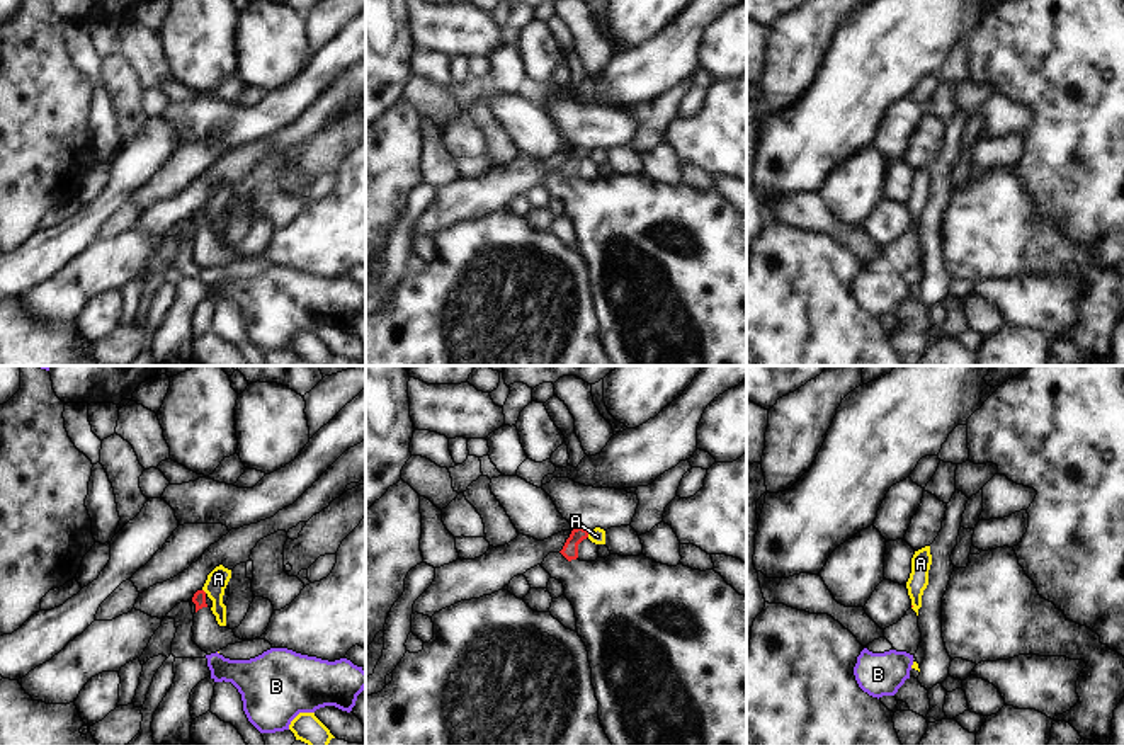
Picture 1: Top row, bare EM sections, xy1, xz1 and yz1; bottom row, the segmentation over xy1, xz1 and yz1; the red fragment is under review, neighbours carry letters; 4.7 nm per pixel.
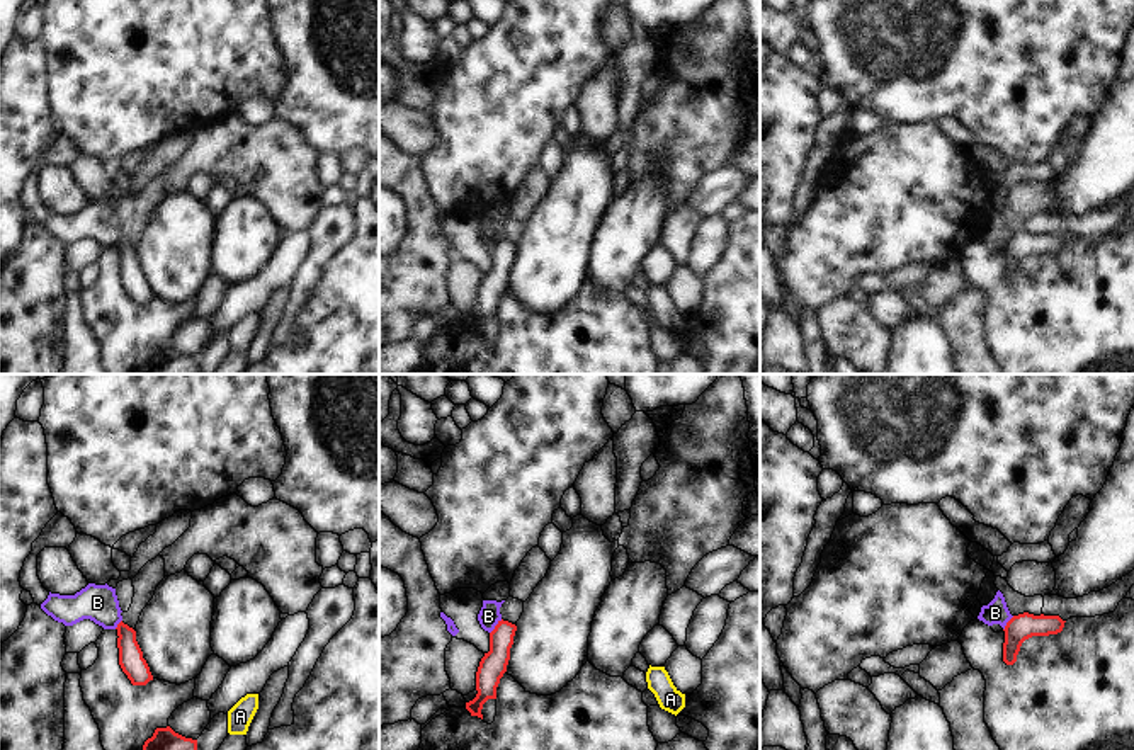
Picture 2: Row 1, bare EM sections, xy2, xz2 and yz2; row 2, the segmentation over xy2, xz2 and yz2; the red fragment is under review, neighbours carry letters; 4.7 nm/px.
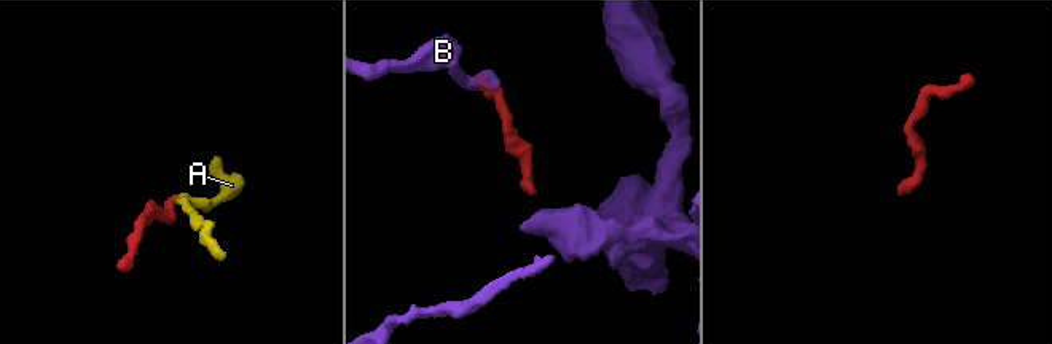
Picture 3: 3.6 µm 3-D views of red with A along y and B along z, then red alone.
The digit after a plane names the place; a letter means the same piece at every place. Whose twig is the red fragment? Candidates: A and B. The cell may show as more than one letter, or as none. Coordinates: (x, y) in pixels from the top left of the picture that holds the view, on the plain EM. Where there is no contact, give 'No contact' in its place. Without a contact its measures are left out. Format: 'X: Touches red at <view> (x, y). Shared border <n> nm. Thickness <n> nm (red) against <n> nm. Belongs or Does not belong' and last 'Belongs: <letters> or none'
A: Touches red at xz1 (589, 152). Shared border 40 nm. Thickness 80 nm (red) against 70 nm. Does not belong
B: Touches red at xz2 (495, 245). Shared border 90 nm. Thickness 130 nm (red) against 100 nm. Does not belong
Belongs: none

